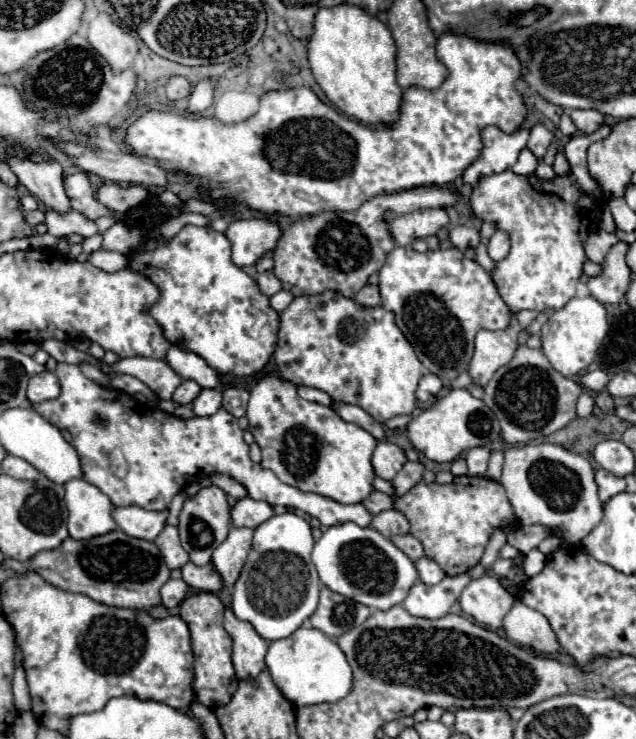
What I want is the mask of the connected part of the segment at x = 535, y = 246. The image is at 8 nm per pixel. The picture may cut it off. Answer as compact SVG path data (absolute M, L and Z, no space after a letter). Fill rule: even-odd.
M604 123L592 135L574 135L566 143L570 171L552 179L532 175L516 175L506 169L502 173L480 177L472 189L470 207L480 221L496 223L496 229L508 233L510 253L496 263L492 279L506 305L518 313L522 309L556 311L574 295L582 265L586 261L584 241L598 223L602 193L596 179L588 173L586 151L590 143L612 133L612 125ZM592 193L592 195L590 195Z

